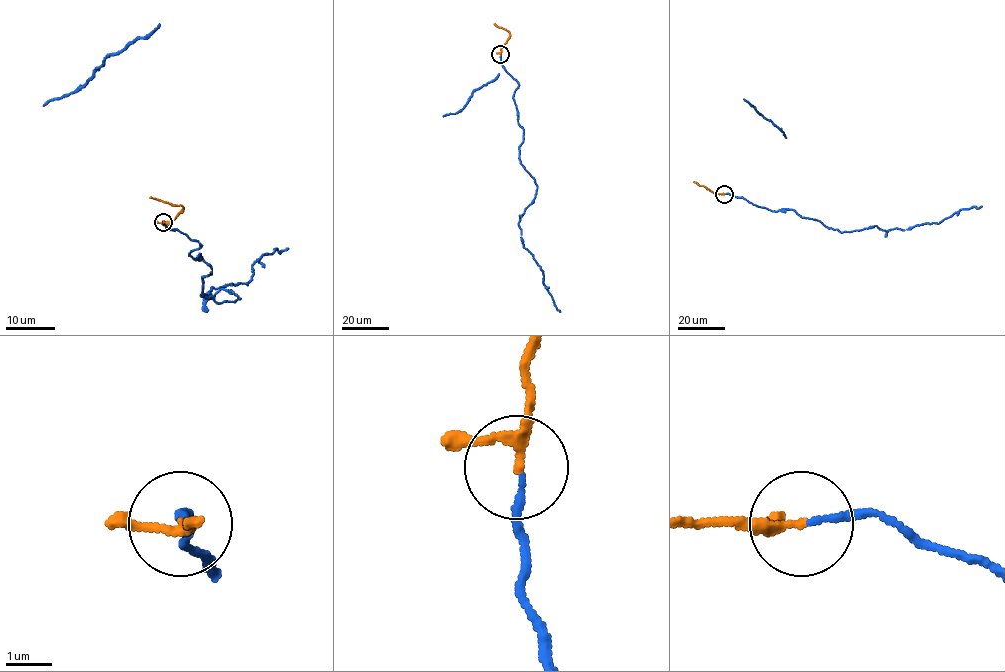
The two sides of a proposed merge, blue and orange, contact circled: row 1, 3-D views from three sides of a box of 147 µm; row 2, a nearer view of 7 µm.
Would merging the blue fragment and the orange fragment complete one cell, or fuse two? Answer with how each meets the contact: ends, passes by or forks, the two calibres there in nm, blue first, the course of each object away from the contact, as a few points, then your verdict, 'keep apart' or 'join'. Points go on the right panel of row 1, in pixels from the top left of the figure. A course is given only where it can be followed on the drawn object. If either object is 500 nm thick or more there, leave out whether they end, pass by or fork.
blue ends | orange passes by | 140/150 nm | blue via (725, 194), (776, 211), (793, 209), (841, 232), (874, 226), (887, 232), (911, 229), (981, 206) | orange via (724, 194), (714, 194), (694, 182) | join

